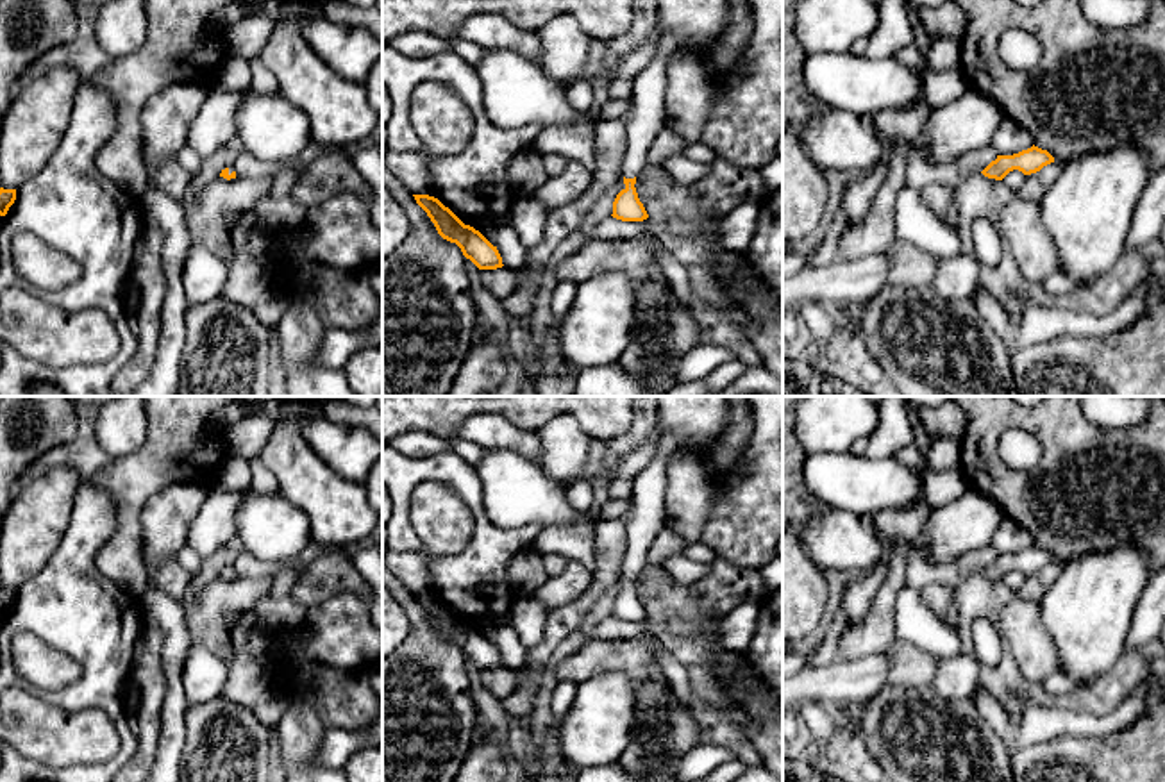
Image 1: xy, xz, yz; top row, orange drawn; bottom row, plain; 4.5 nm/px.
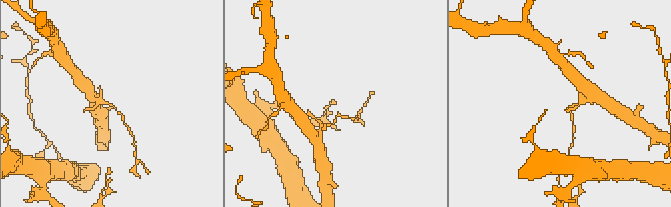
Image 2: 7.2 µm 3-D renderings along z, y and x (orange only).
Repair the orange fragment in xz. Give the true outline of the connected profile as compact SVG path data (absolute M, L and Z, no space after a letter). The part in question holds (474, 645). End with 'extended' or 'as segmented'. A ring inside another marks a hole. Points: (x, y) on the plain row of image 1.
M413 595L416 603L427 612L438 634L456 643L463 655L470 659L479 670L502 668L502 657L479 630L465 625L448 607L429 595Z; as segmented

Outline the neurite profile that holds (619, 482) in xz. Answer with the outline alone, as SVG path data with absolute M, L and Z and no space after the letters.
M658 423L652 434L636 450L611 464L611 471L606 478L609 498L633 496L633 482L654 461L661 436L663 430Z

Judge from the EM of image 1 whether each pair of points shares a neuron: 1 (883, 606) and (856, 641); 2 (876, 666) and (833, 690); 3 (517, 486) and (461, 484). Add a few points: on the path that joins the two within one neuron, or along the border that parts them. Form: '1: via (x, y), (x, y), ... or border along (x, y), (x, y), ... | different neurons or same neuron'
1: via (881, 615), (865, 632) | same neuron
2: via (865, 673), (844, 684) | same neuron
3: border along (474, 466), (479, 477), (485, 515), (495, 524) | different neurons

